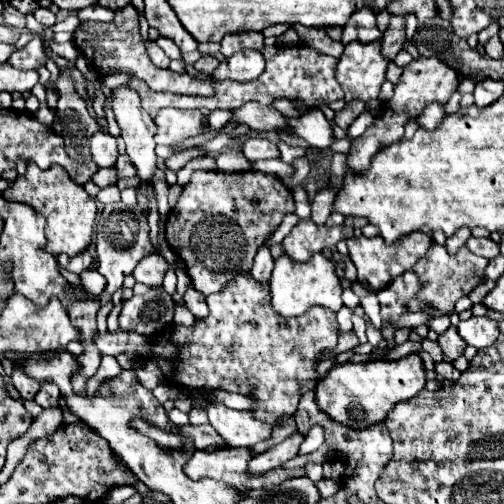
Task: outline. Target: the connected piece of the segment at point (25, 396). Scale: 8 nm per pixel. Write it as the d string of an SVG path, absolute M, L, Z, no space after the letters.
M20 368L14 370L12 384L16 386L16 390L18 390L18 394L20 394L22 400L34 400L36 392L40 390L40 384L36 384L36 380L32 380L30 376L26 376Z

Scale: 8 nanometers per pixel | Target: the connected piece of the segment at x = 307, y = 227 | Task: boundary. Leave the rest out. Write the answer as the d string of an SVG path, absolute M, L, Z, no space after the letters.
M300 220L292 232L284 238L286 254L296 262L310 260L312 254L322 248L334 248L344 238L340 226L318 226L312 220Z

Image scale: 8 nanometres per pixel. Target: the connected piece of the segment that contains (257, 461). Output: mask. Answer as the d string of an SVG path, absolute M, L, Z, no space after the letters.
M296 432L290 438L286 438L282 444L276 444L272 448L268 448L266 452L262 452L260 456L254 456L250 460L250 472L252 474L264 474L272 468L282 466L284 462L288 462L290 458L294 458L300 450L300 444L304 442L304 434Z

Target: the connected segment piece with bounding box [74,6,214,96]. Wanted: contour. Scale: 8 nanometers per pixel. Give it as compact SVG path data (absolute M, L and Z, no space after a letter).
M132 6L122 8L116 14L116 20L110 24L84 24L78 28L74 42L82 50L82 54L90 60L90 64L100 72L100 76L110 76L110 74L134 74L136 78L142 78L152 90L156 92L174 92L174 94L188 94L188 96L212 96L212 80L202 80L190 74L178 74L172 70L162 70L156 68L148 54L146 46L140 36L140 26L138 26L138 14Z

